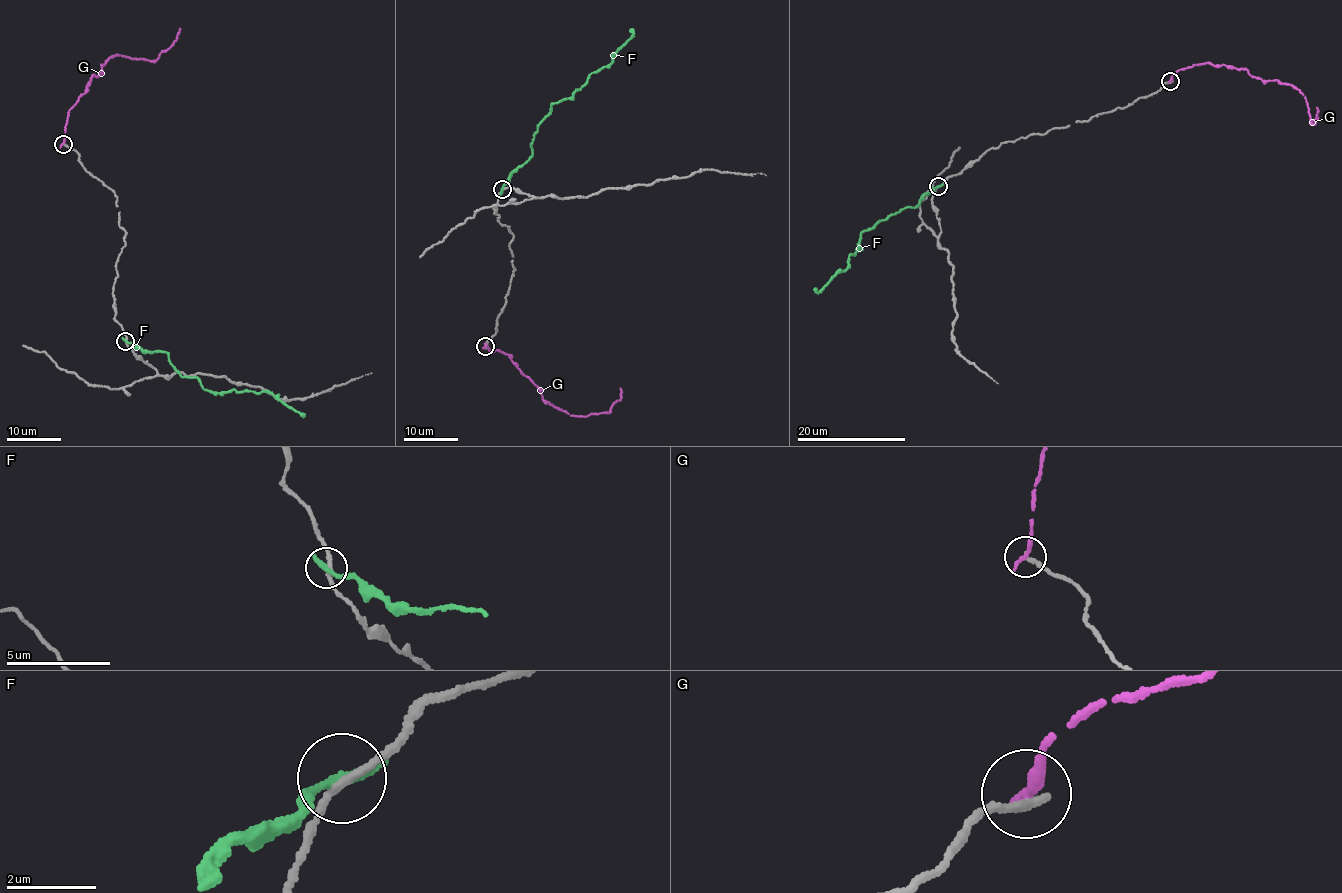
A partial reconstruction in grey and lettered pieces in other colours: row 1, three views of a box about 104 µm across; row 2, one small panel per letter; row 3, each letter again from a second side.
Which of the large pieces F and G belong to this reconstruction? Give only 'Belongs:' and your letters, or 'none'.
Belongs: none

